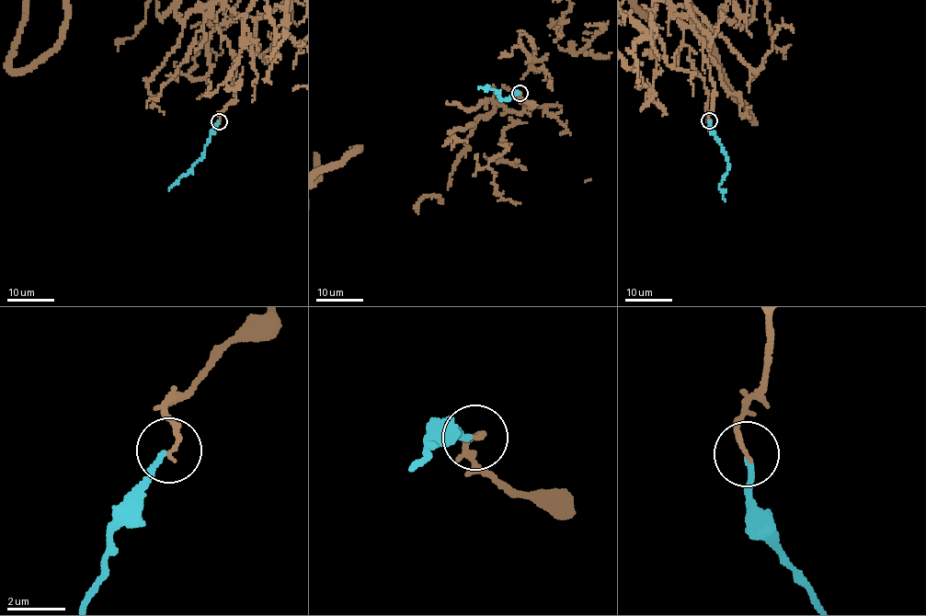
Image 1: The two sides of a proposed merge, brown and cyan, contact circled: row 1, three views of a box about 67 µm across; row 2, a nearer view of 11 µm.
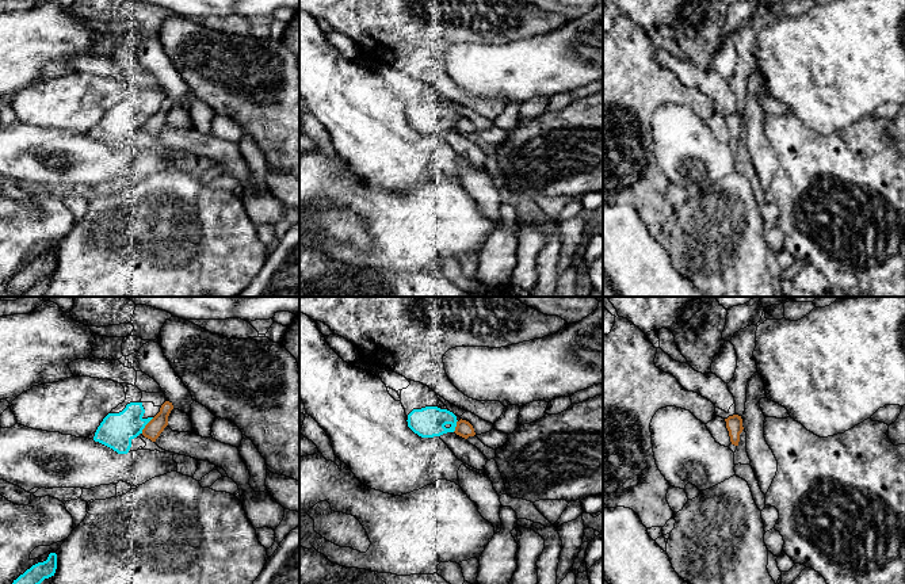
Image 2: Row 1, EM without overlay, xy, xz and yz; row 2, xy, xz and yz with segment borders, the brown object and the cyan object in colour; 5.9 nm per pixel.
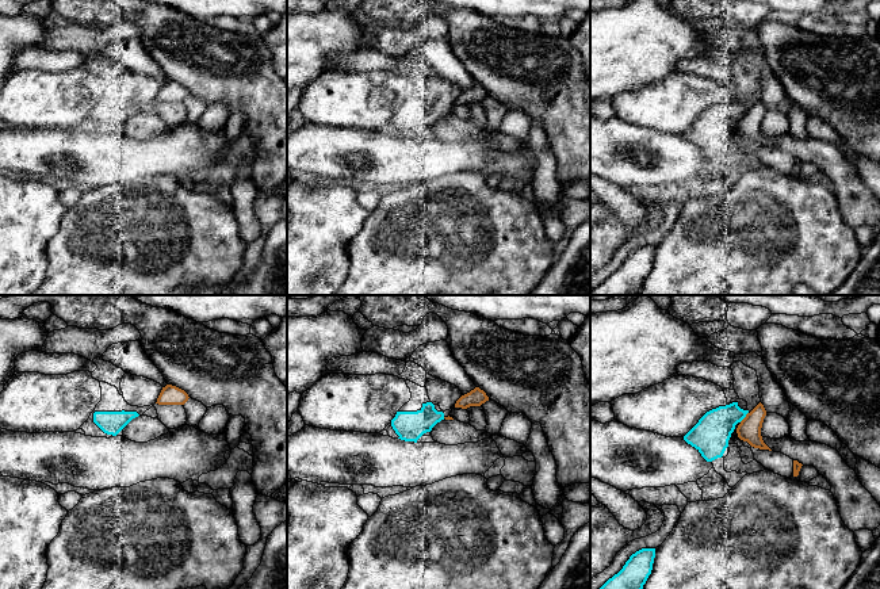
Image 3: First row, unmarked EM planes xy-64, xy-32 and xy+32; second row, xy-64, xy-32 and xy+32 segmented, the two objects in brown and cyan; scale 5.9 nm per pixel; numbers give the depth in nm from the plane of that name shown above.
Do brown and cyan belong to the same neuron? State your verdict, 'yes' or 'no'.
no

